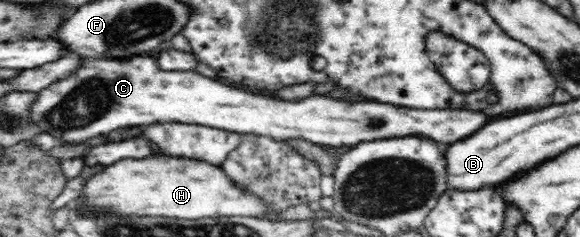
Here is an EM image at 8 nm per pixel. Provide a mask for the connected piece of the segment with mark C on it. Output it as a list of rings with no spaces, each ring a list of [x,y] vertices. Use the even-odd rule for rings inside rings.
[[[133,55],[125,59],[101,60],[82,58],[85,63],[69,77],[61,78],[53,85],[41,90],[28,107],[31,131],[50,134],[55,141],[81,143],[91,138],[105,136],[115,128],[153,123],[191,123],[211,126],[239,135],[267,136],[277,141],[307,140],[318,146],[343,151],[359,142],[404,137],[426,137],[435,142],[455,142],[475,134],[492,118],[483,111],[457,109],[416,109],[408,106],[384,105],[379,102],[351,102],[347,99],[332,99],[326,95],[312,94],[301,100],[284,100],[271,95],[247,91],[233,84],[221,83],[205,77],[195,70],[161,70],[153,57]]]

